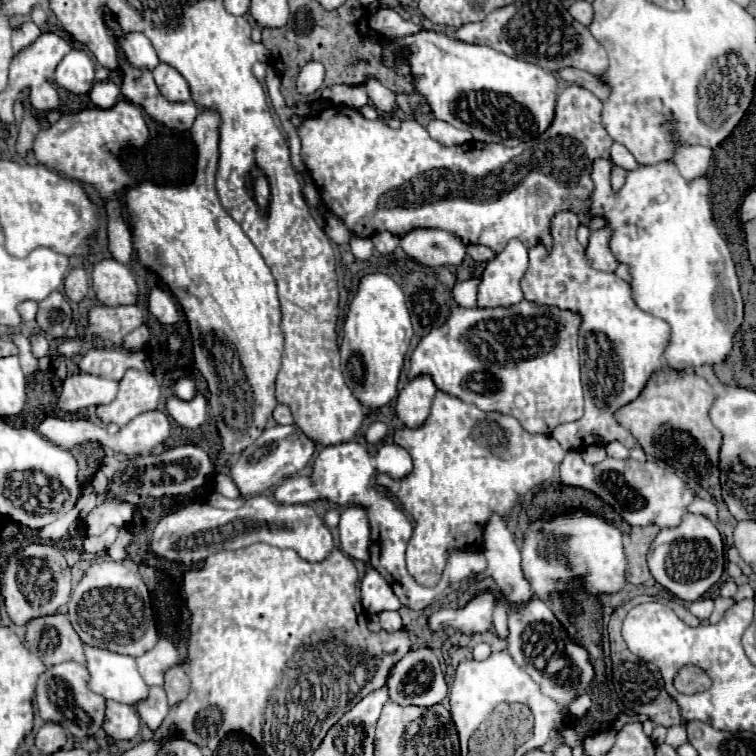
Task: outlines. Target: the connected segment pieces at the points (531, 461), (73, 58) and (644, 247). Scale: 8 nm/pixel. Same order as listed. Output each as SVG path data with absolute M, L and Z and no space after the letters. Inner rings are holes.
M438 392L430 416L426 424L418 430L402 428L394 432L394 444L408 450L414 462L414 470L398 480L396 484L390 484L390 478L385 474L375 476L377 487L386 489L394 495L406 512L414 518L414 534L406 548L406 564L410 576L420 586L436 586L444 564L448 550L452 548L466 548L466 546L478 546L482 538L482 528L490 514L506 516L516 500L526 494L528 490L542 486L550 482L556 466L564 458L564 448L552 438L544 434L528 434L520 428L520 422L512 416L500 416L498 412L480 412L478 408L472 408L472 404L464 404L462 400L456 400L444 392ZM466 532L466 540L458 540L458 536Z
M72 50L58 64L54 82L68 92L88 94L94 84L94 60L84 50Z
M598 158L592 166L594 192L590 196L590 208L582 214L582 218L604 218L608 228L612 230L610 250L620 264L630 268L632 276L632 298L636 306L656 318L662 318L670 326L670 340L664 350L664 358L670 368L694 368L700 364L718 364L728 356L728 348L732 348L732 336L742 320L742 298L738 290L736 268L728 250L726 240L712 218L710 204L710 182L700 176L694 180L684 180L672 160L658 162L654 166L638 166L638 170L630 170L626 174L626 184L620 192L612 192L610 188L610 172L612 160Z

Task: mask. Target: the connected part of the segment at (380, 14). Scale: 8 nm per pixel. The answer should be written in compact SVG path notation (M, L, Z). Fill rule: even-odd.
M392 8L372 12L370 18L368 18L368 24L370 24L372 30L376 30L384 38L396 38L396 36L404 36L404 34L412 34L412 32L420 30L418 24L412 24L410 20L404 20Z

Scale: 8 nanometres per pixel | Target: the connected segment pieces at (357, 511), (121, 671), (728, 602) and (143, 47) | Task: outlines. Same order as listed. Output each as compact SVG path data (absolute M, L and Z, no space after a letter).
M350 506L340 514L340 544L342 550L360 562L368 562L370 552L370 524L364 508Z
M84 648L88 660L86 668L90 672L88 688L92 688L92 692L128 706L136 706L148 698L150 688L142 680L132 656L104 652L100 648Z
M718 596L718 598L714 600L714 612L712 612L712 616L708 618L710 624L716 624L716 622L722 618L722 614L724 614L732 604L734 604L732 598L722 598L722 596Z
M124 34L122 48L128 62L140 70L154 70L160 64L152 42L144 34Z

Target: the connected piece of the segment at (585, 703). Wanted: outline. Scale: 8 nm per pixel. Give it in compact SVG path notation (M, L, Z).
M588 692L578 694L578 696L570 702L570 706L568 706L570 714L572 714L572 716L578 716L578 718L580 718L580 716L584 716L588 708L590 708L590 694L588 694Z

